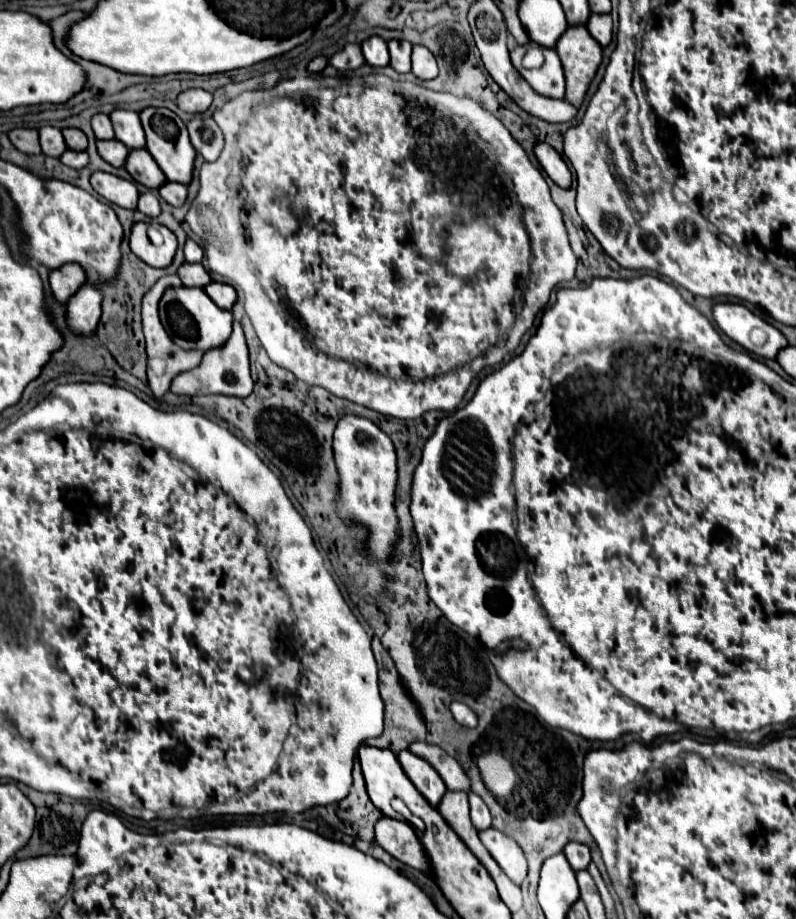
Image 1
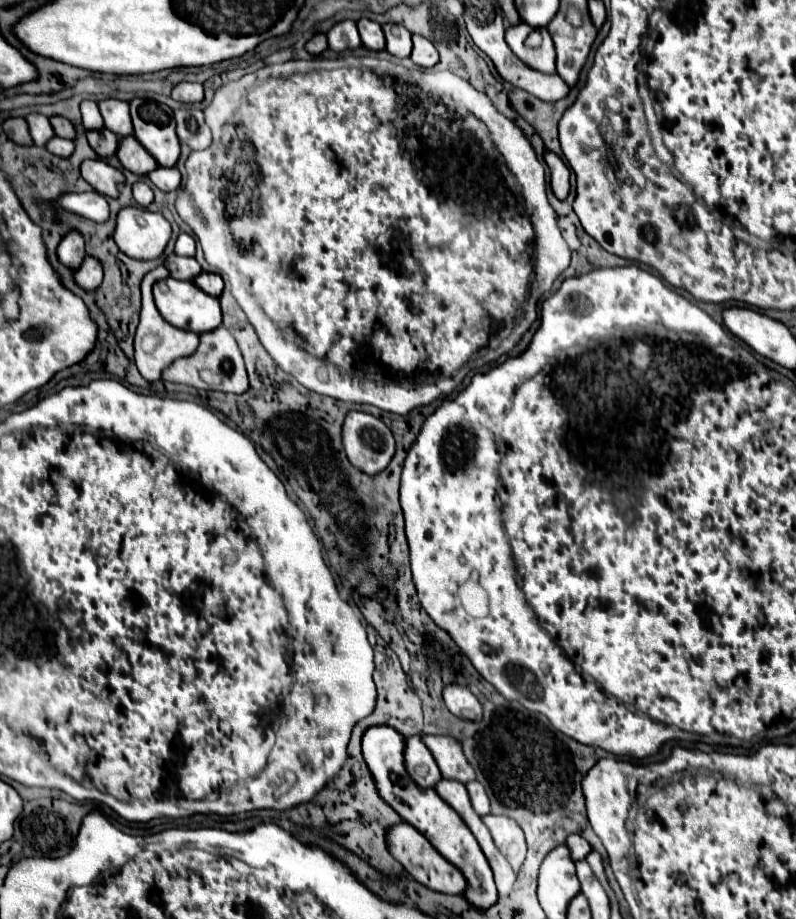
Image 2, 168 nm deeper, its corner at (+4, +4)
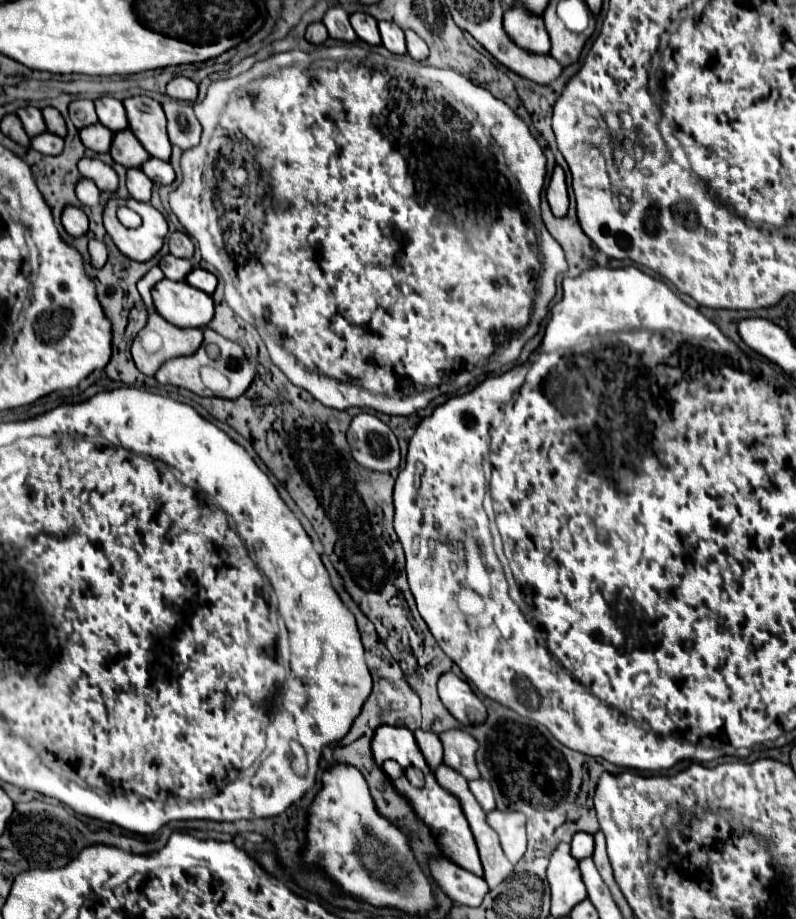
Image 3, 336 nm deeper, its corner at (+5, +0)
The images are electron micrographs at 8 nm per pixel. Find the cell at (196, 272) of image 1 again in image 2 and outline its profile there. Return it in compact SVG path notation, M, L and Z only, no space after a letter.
M170 255L166 257L164 263L170 271L170 277L174 279L182 279L182 281L192 281L196 275L202 273L198 261L194 257L178 257L178 255Z

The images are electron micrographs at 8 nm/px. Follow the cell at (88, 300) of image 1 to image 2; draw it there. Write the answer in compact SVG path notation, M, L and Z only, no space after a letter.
M86 257L80 269L74 273L74 281L84 291L96 291L102 283L102 269L94 257Z

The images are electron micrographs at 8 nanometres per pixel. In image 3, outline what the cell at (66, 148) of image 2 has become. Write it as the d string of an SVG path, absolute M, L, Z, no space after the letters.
M41 133L31 139L31 147L43 155L59 155L63 151L63 139L55 133Z

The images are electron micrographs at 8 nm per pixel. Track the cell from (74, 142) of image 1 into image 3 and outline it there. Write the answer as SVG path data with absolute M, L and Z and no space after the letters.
M45 107L45 109L43 109L43 119L45 119L47 131L51 131L51 133L57 133L59 137L65 137L65 135L67 135L65 121L63 121L61 113L59 113L55 107Z

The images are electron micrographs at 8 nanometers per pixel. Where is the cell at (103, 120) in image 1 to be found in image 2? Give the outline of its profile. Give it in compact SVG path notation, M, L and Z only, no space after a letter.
M82 101L80 111L82 111L82 123L84 123L84 127L88 131L104 127L104 121L102 121L102 115L98 111L98 103L96 101Z

